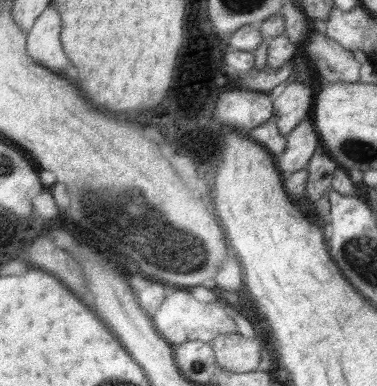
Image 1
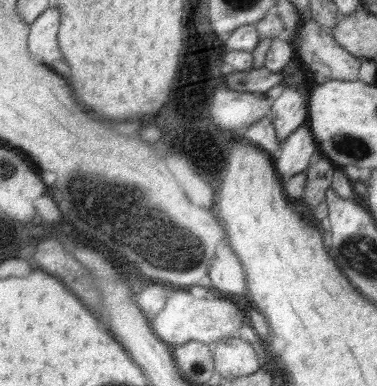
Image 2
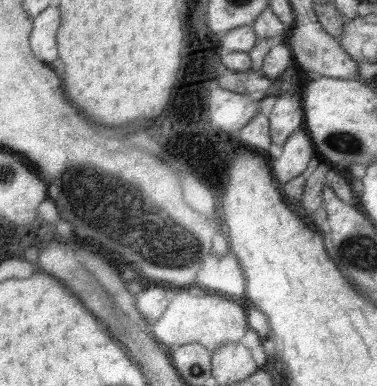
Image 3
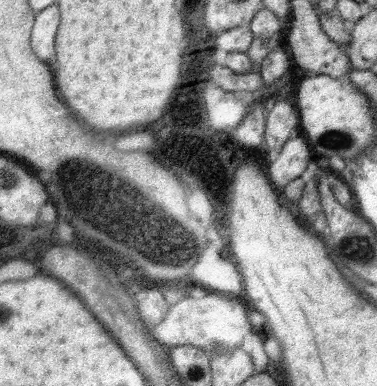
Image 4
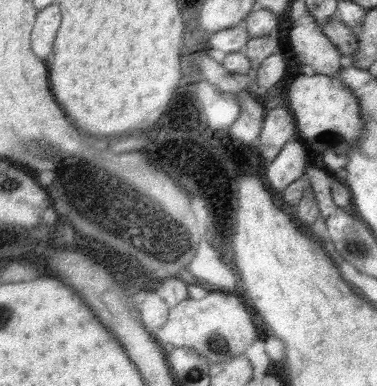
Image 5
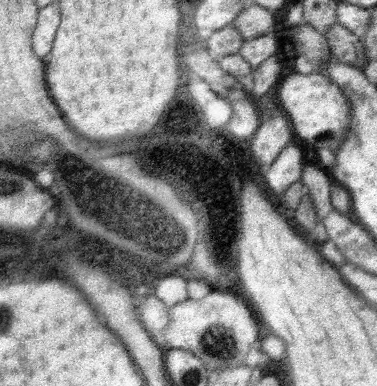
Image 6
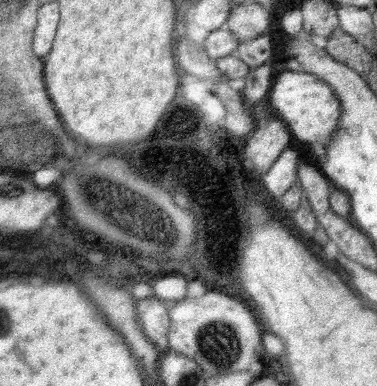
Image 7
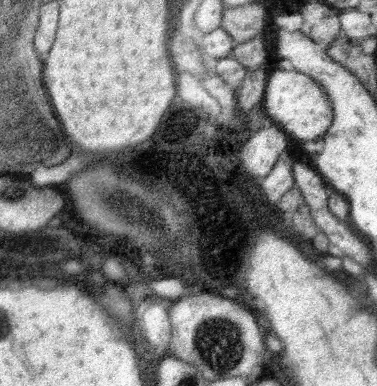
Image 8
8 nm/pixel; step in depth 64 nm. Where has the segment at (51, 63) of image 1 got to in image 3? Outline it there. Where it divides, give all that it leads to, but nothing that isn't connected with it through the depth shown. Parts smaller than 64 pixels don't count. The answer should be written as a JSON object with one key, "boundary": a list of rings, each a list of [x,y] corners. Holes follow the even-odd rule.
{"boundary":[[[53,4],[35,16],[29,44],[37,62],[51,64],[59,58],[57,40],[55,40],[57,28],[59,28],[59,10],[53,8]]]}

